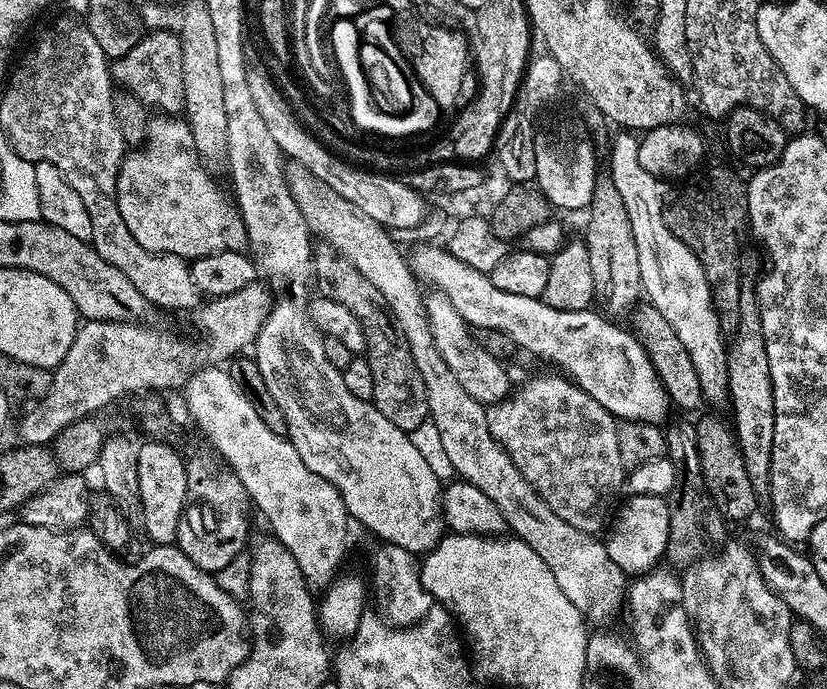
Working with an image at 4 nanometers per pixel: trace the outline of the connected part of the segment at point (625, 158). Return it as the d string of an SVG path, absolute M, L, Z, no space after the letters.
M620 130L617 133L612 140L610 179L625 200L626 212L629 214L630 226L633 228L634 242L637 243L638 263L641 266L643 295L647 303L662 310L662 318L666 318L666 322L674 326L674 334L682 338L682 346L686 346L686 354L690 354L690 360L694 362L694 368L698 370L698 380L704 391L705 401L709 405L725 403L728 400L728 348L725 333L720 327L720 315L717 314L712 301L712 287L708 285L704 268L698 262L698 258L666 226L664 200L659 190L656 189L657 177L652 176L650 170L646 170L646 166L642 166L642 162L639 161L639 139L628 130Z

